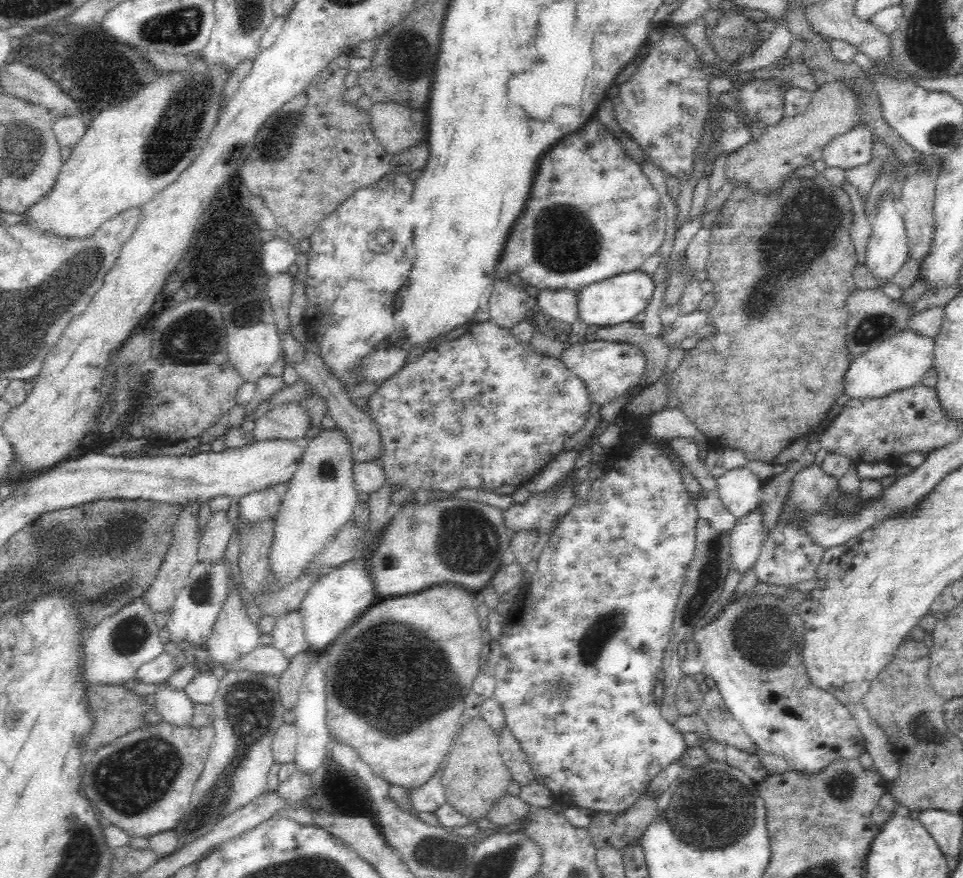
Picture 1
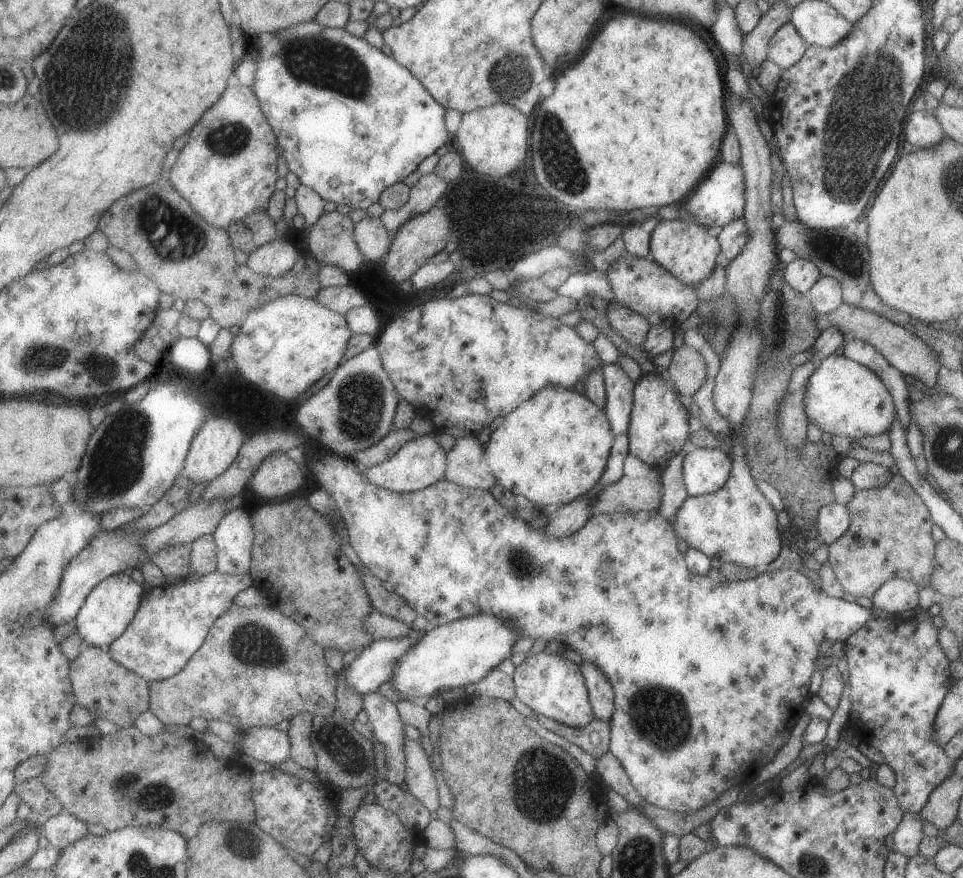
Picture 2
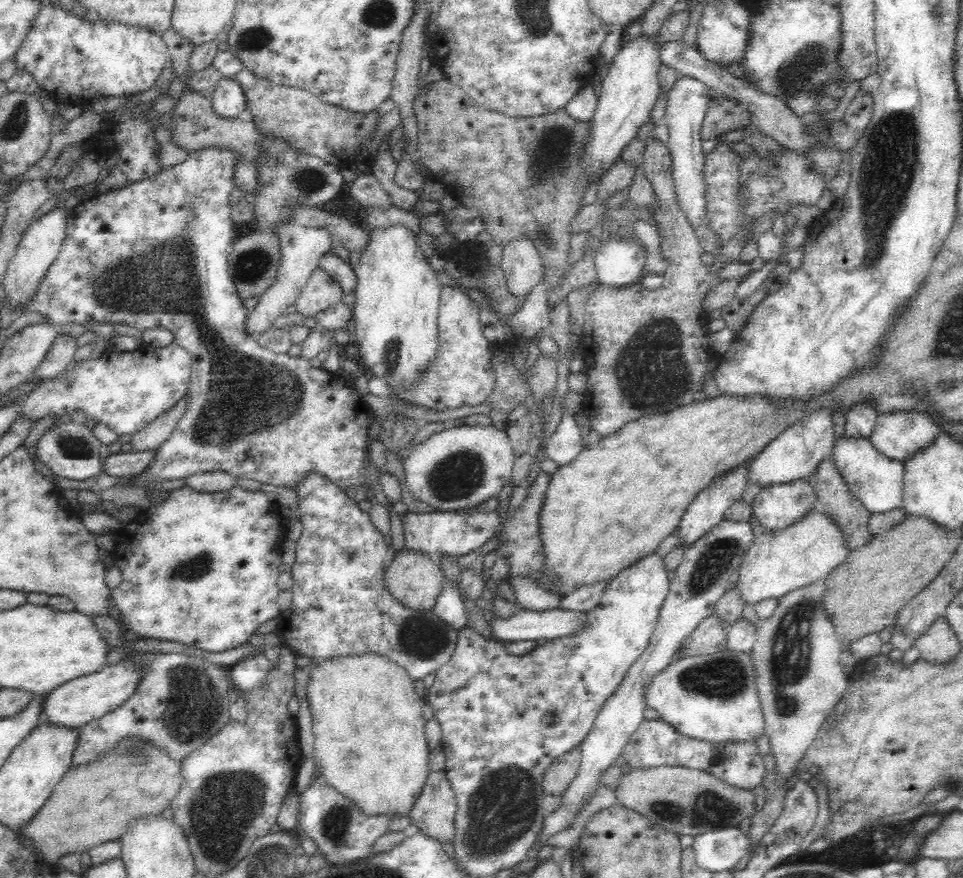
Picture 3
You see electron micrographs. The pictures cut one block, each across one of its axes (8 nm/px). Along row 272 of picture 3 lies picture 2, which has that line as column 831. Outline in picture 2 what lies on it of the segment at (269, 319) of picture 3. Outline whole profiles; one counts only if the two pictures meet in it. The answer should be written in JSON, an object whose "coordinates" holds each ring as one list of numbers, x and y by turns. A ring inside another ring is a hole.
{"coordinates":[[820,277,805,296,819,315,831,314,843,300,839,282,830,277]]}

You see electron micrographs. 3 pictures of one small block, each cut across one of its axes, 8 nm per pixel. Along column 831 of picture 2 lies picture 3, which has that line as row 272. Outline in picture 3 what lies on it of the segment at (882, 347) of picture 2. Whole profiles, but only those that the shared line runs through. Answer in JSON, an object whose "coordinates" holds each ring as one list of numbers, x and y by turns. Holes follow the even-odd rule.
{"coordinates":[[319,267,312,270,294,308,305,317,314,316,342,301,343,287]]}

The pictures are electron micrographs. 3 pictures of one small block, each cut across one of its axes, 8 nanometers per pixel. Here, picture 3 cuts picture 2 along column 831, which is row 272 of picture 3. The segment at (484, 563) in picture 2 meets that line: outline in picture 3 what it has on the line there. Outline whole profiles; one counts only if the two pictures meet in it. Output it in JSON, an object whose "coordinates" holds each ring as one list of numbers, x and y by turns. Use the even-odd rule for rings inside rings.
{"coordinates":[[613,235,595,250,597,281,612,287,636,284,646,262,644,245,617,240]]}

